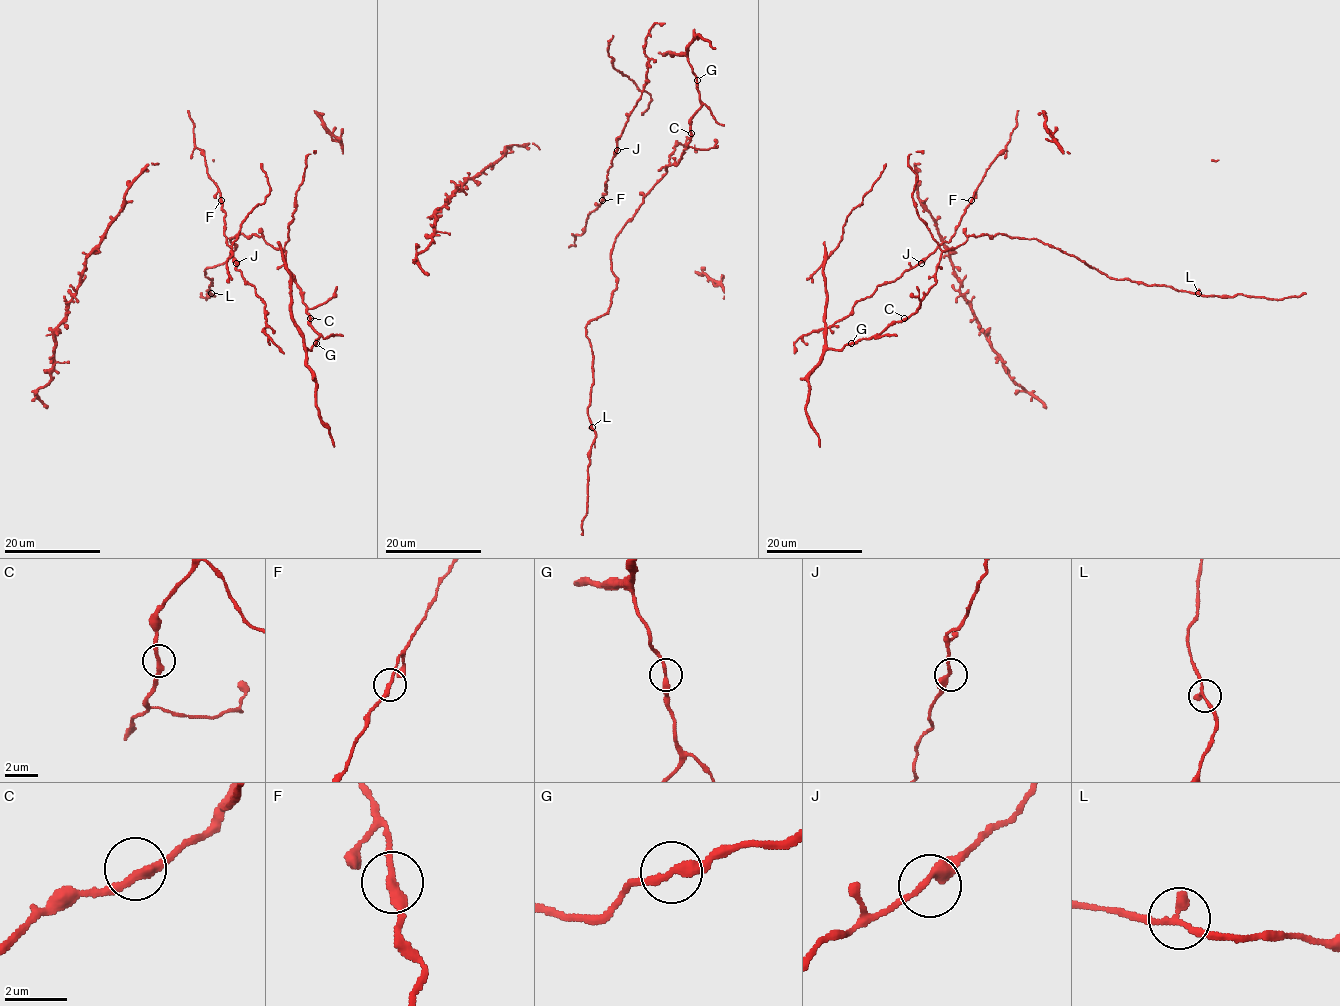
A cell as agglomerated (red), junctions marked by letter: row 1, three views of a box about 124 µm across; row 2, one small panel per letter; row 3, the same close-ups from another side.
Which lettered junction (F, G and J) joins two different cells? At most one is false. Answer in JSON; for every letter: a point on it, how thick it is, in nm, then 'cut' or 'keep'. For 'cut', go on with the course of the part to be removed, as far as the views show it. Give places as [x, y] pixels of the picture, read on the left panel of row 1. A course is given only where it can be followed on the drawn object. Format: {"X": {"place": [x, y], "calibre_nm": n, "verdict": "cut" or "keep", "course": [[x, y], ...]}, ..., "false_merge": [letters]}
{"F": {"place": [221, 200], "calibre_nm": 260, "verdict": "keep"}, "G": {"place": [316, 343], "calibre_nm": 300, "verdict": "keep"}, "J": {"place": [236, 263], "calibre_nm": 280, "verdict": "keep"}, "false_merge": []}

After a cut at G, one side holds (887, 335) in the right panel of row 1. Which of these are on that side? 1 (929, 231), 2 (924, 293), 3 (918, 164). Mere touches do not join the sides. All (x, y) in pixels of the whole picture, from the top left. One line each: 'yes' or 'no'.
1: yes
2: yes
3: no

